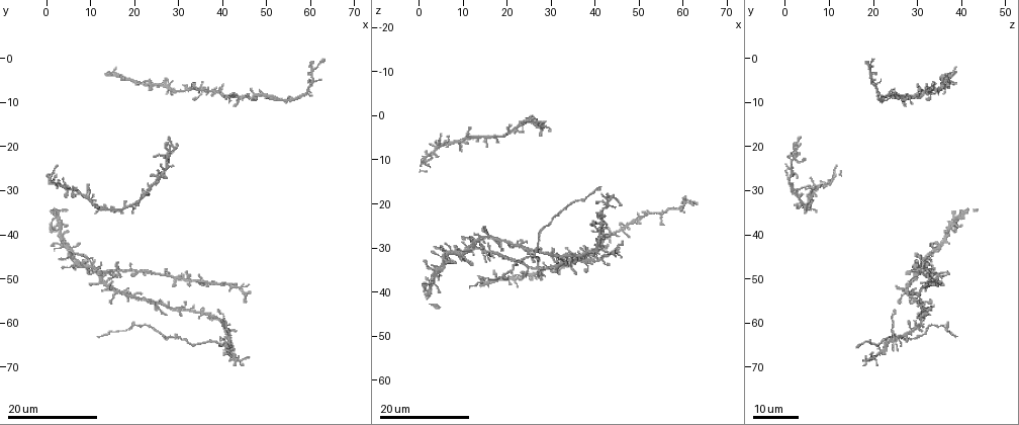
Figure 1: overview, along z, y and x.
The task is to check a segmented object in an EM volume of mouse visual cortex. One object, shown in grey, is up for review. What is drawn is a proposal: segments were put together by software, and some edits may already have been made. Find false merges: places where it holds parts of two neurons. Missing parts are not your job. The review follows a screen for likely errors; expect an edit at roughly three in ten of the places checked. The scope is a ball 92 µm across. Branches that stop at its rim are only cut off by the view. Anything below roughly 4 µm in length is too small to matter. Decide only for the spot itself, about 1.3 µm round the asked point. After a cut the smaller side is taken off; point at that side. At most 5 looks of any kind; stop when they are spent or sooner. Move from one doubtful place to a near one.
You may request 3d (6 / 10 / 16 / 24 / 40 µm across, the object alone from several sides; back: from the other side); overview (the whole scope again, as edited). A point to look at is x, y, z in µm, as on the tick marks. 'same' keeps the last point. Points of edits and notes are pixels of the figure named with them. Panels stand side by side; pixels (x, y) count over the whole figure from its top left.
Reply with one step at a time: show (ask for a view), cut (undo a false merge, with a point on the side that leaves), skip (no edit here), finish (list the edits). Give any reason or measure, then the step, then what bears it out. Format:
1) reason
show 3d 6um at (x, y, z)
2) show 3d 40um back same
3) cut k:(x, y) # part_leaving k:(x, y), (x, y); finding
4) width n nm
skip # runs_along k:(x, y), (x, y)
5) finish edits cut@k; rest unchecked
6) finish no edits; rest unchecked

looks like a crossing
show 3d 16um at (43.0, 67.5, 19.5)

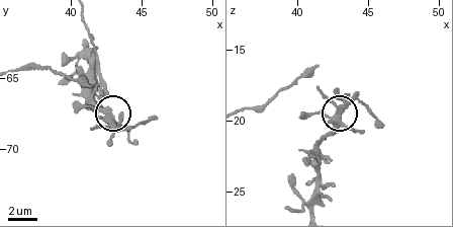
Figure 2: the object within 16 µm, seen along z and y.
closer look
show 3d 10um at (42.4, 68.0, 20.0)

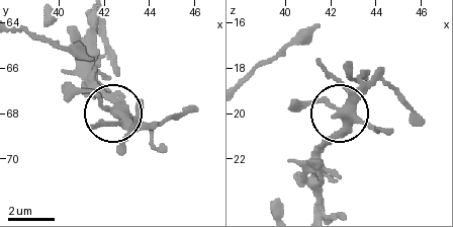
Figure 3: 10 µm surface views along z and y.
side_arm 5 um
cut 3:(329, 99) # part_leaving 3:(342, 128), (347, 112), (376, 85), (388, 89), (421, 122); a second neuron is stuck on

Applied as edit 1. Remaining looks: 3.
show overview

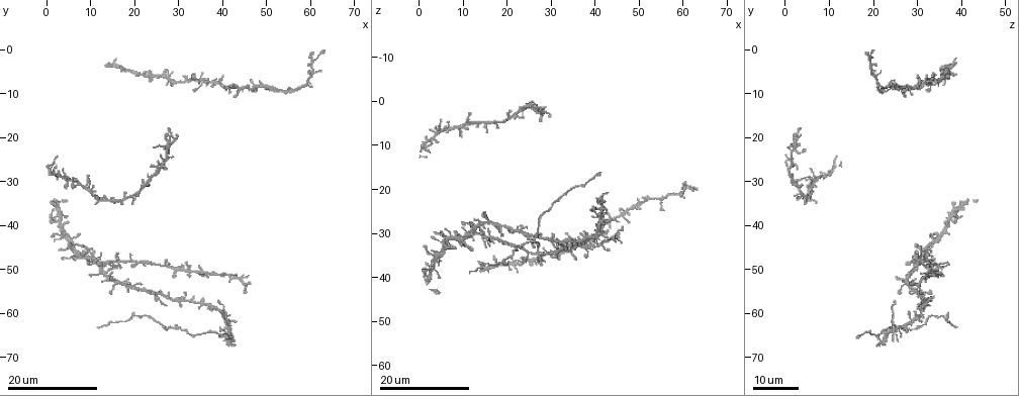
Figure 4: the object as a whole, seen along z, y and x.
show 3d 24um at (41.0, 63.5, 24.5)

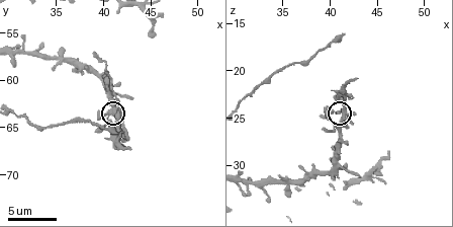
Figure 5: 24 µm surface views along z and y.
closer look
show 3d 6um same

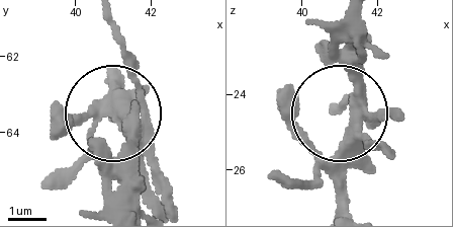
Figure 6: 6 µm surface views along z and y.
cut 6:(162, 187) # a second neuron is stuck on

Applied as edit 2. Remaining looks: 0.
finish edits cut@3, cut@6; rest unchecked

